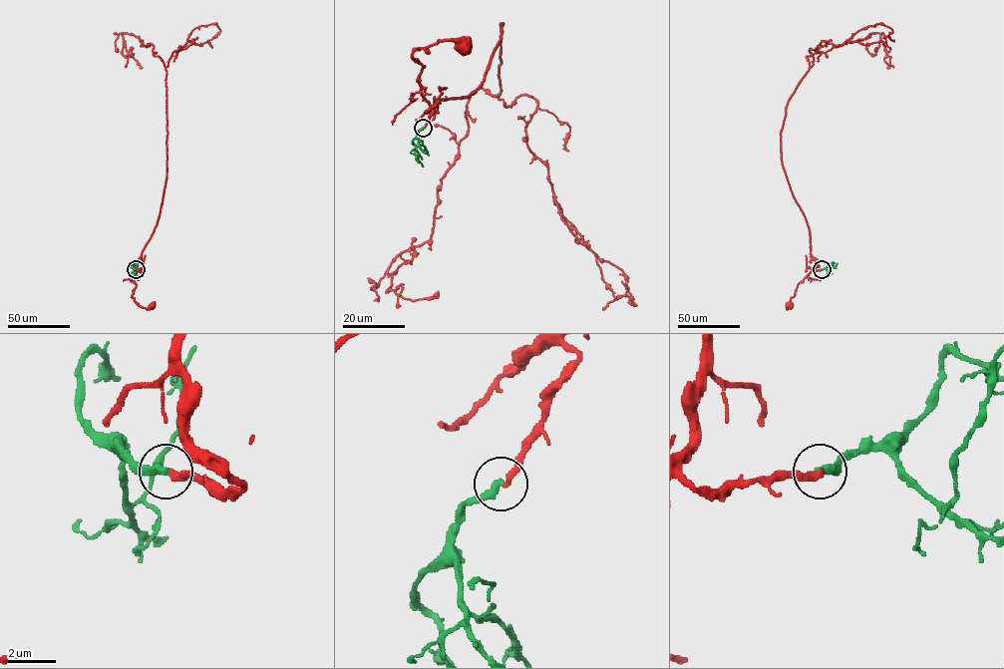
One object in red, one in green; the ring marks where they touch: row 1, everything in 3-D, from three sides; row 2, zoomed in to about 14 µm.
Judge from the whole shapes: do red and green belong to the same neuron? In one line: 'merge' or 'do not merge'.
merge

